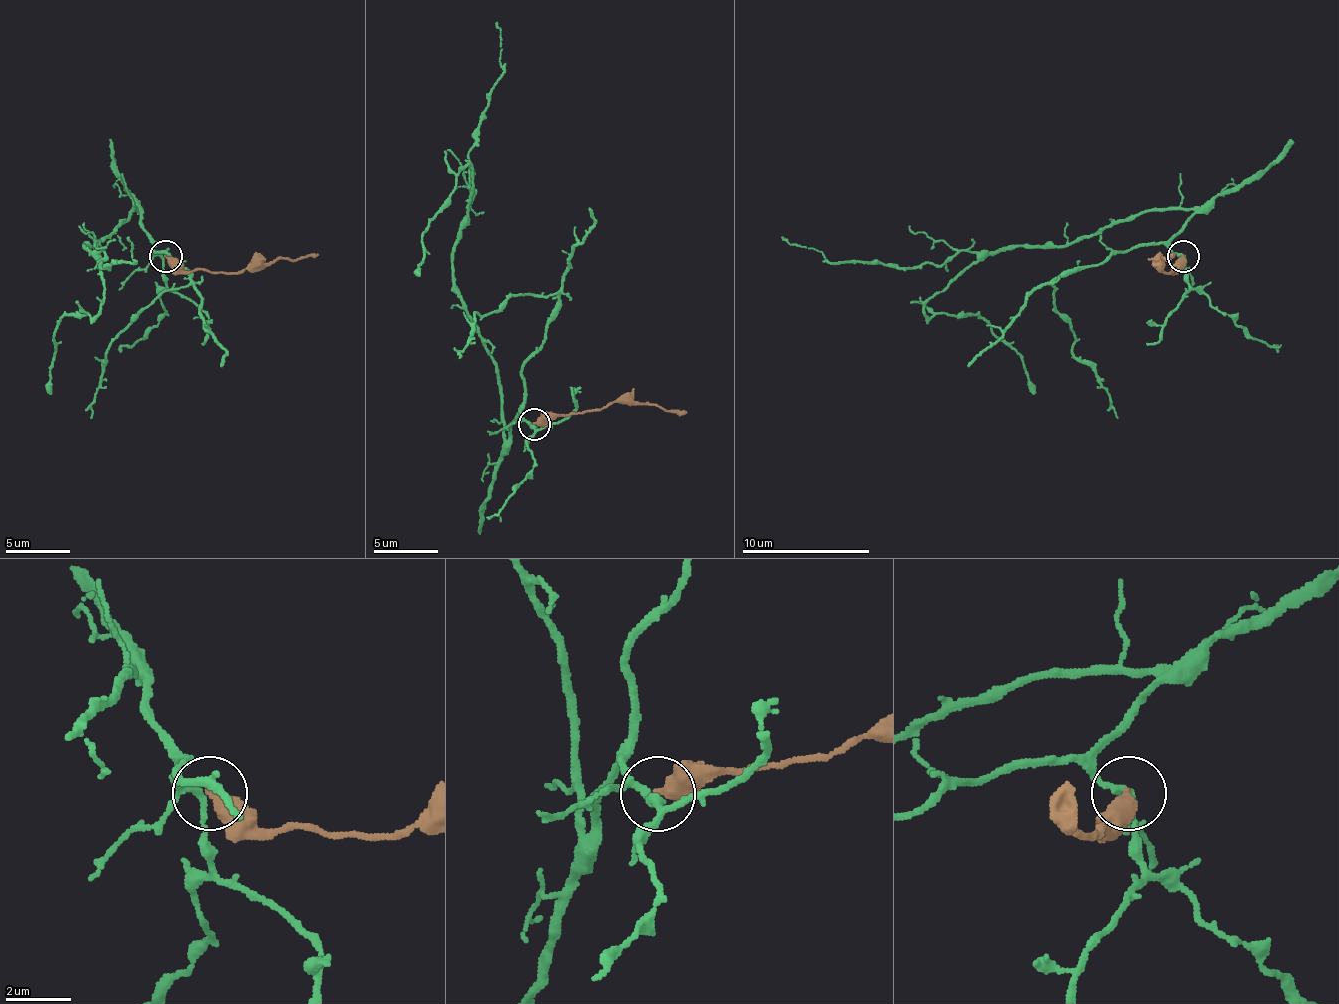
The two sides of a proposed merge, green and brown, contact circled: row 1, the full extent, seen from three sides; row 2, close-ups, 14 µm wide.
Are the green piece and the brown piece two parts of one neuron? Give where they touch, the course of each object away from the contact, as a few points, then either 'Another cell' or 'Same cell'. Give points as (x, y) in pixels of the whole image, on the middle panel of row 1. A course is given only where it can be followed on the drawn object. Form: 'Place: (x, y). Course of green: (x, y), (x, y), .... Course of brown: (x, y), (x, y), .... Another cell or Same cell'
Place: (534, 424). Course of green: (533, 425), (520, 412), (507, 431), (501, 421), (501, 386), (453, 274), (472, 168), (424, 232), (421, 274). Course of brown: (533, 425), (546, 425), (556, 415), (604, 409), (613, 402), (639, 402), (687, 412). Another cell

